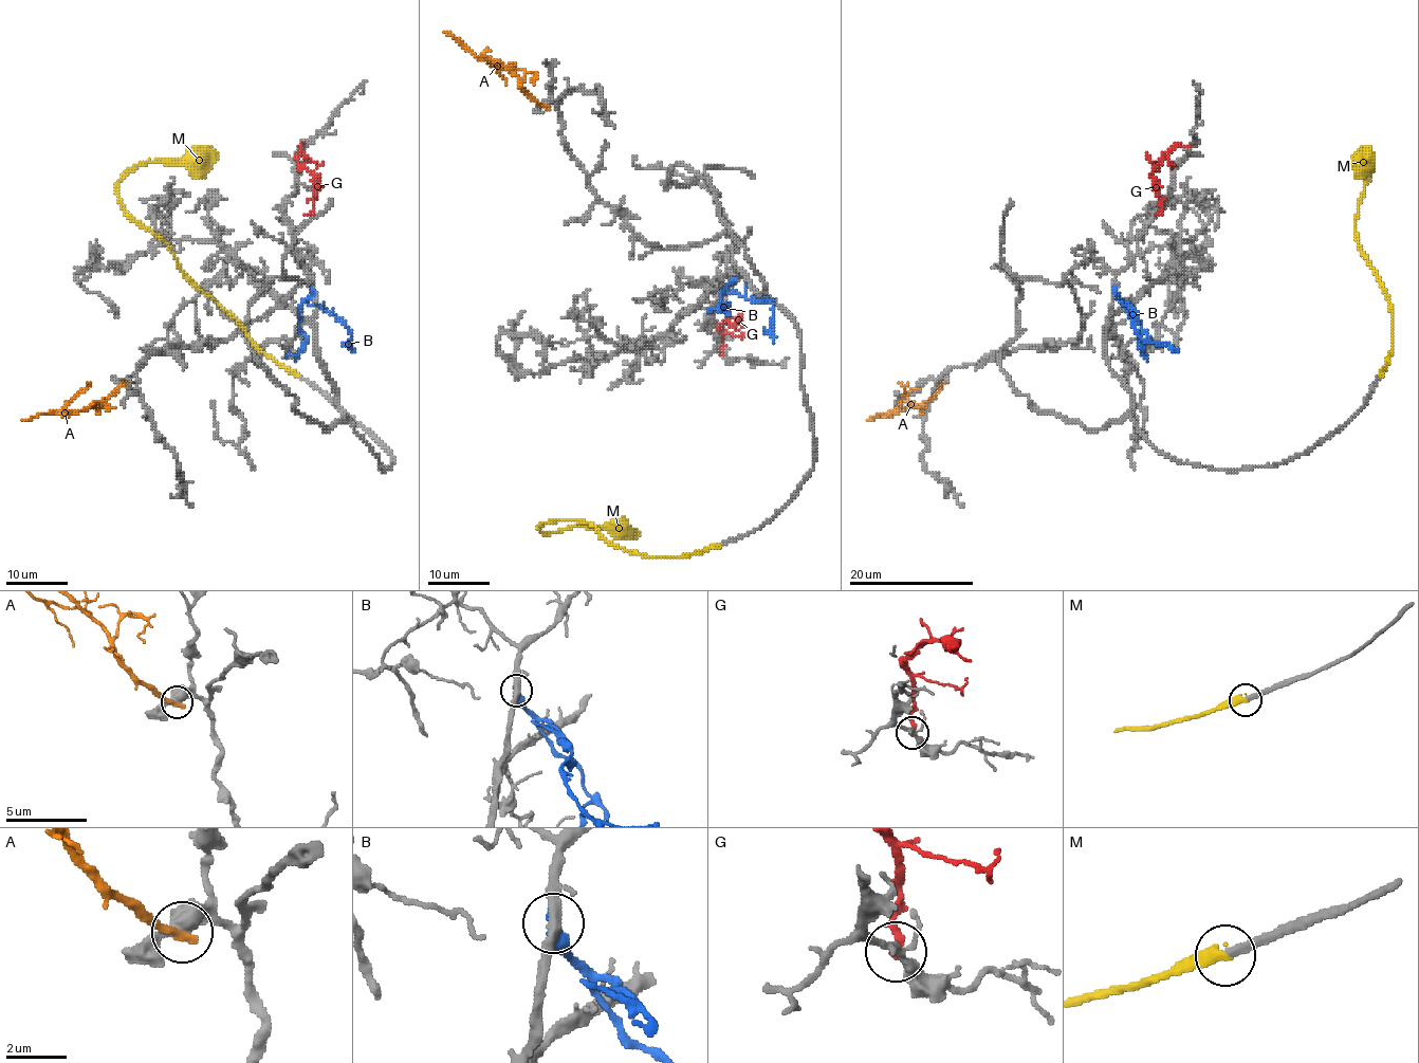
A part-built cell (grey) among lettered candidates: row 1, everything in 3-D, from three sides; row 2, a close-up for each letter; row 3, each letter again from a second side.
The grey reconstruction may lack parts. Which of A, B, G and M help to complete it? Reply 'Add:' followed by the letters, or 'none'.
Add: M

